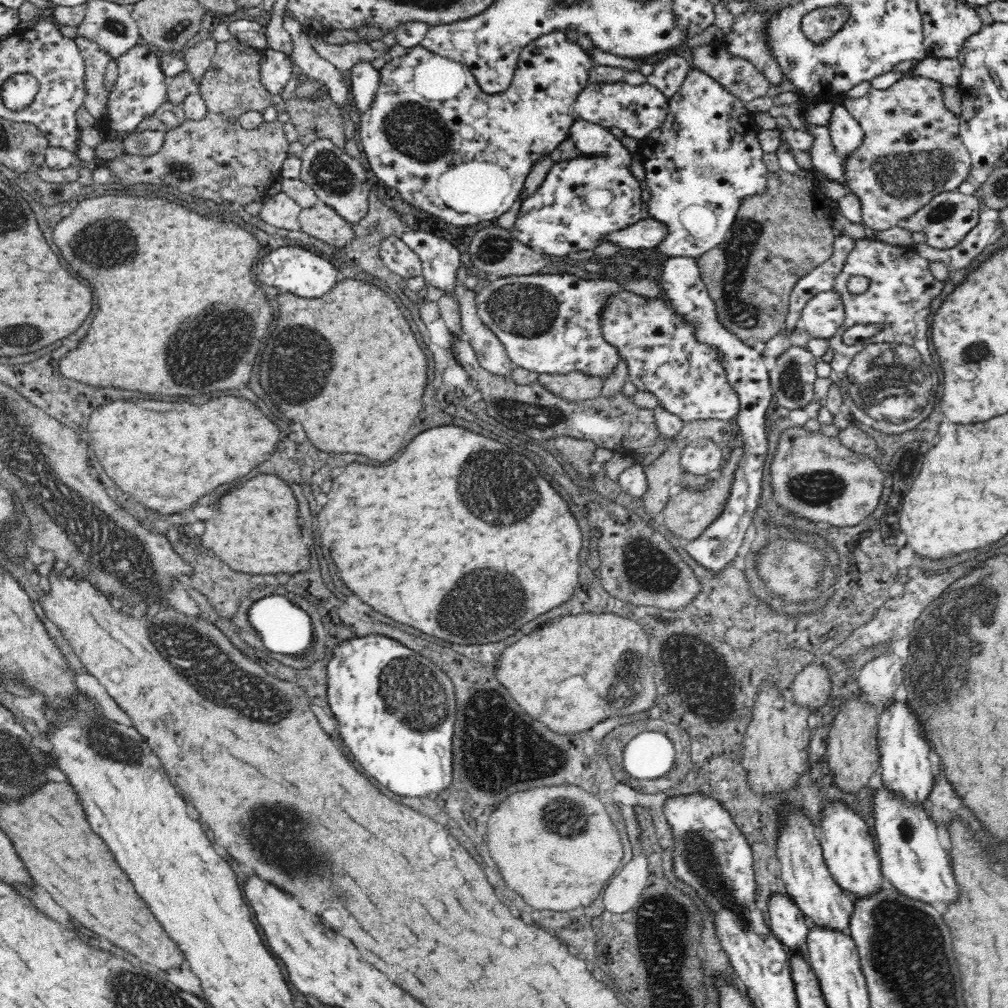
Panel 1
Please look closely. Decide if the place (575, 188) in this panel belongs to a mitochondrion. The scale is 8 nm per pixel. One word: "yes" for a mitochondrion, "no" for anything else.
no

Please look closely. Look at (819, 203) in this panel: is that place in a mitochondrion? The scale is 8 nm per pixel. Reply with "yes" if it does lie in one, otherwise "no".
no

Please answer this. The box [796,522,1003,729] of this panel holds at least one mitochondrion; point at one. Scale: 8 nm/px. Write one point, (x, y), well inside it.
(968, 606)

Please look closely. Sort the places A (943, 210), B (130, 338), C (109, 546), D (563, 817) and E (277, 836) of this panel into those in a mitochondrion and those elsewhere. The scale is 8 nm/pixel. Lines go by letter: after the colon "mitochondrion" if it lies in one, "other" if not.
A: mitochondrion
B: other
C: mitochondrion
D: mitochondrion
E: mitochondrion

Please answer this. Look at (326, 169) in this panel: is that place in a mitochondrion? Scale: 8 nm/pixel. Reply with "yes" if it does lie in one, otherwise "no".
yes

